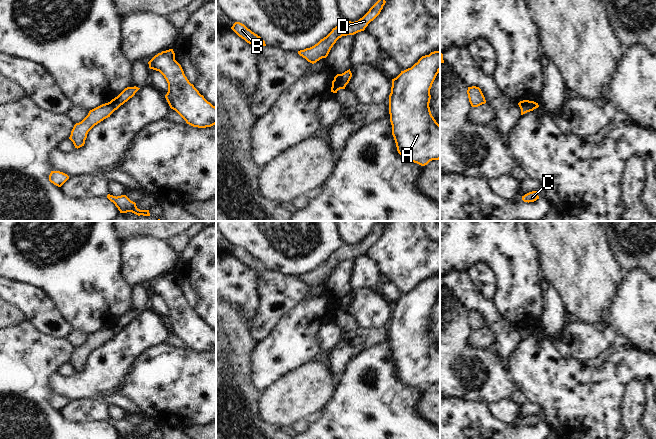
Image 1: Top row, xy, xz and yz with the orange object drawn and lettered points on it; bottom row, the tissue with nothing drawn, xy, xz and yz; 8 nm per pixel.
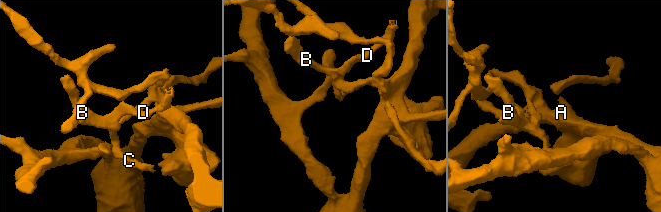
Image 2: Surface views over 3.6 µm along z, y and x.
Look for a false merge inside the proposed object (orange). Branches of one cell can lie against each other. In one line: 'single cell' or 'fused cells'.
fused cells

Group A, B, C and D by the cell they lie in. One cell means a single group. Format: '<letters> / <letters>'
A / B C D

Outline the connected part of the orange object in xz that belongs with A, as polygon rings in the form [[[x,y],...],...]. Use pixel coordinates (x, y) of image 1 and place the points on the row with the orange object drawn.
[[[440,51],[422,56],[417,63],[392,79],[389,114],[398,153],[421,166],[440,159],[440,125],[431,114],[430,89],[440,71]]]

